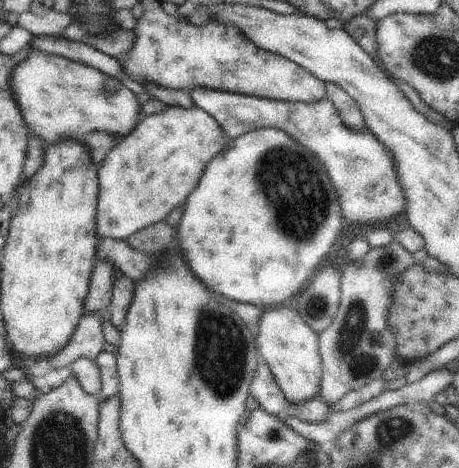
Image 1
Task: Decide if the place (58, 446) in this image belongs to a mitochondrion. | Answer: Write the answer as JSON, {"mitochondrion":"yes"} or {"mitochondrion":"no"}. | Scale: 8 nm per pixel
{"mitochondrion":"yes"}

